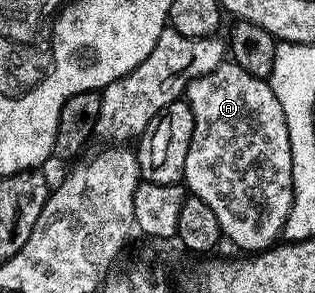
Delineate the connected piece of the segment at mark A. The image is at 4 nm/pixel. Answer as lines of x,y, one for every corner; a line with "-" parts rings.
224,61
219,67
212,69
212,73
192,80
186,86
184,101
192,109
192,117
194,118
194,132
192,133
192,141
188,149
186,170
184,172
185,186
187,188
190,186
194,190
191,191
193,198
202,199
213,209
214,216
218,222
219,232
225,238
227,235
236,246
243,247
246,253
257,253
269,248
277,240
274,238
277,235
281,236
283,234
286,218
290,216
290,207
294,203
294,174
292,173
294,158
292,157
292,149
290,148
290,138
288,137
288,125
284,117
284,109
280,105
280,101
276,101
276,93
270,87
267,80
252,77
252,73
244,73
244,69
240,69
240,65
236,65
233,61

